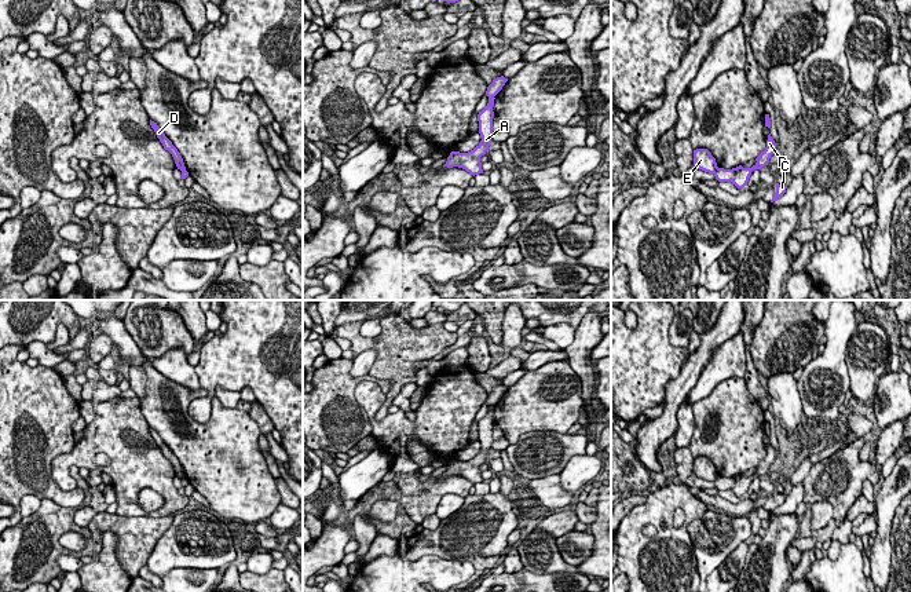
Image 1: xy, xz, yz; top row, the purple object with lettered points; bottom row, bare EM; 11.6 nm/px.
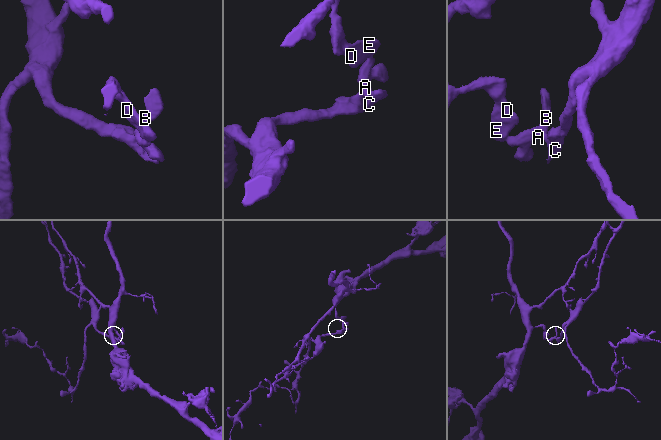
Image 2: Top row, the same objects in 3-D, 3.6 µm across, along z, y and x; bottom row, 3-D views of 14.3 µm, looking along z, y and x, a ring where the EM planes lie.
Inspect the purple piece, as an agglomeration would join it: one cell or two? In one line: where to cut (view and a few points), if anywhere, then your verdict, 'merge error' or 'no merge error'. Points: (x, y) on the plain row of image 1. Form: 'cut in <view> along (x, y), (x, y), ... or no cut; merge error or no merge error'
cut in yz along (717, 475), (713, 481); merge error

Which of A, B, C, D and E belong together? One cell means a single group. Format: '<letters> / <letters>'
A B C / D E

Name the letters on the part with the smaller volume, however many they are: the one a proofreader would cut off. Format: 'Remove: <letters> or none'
Remove: A, B, C

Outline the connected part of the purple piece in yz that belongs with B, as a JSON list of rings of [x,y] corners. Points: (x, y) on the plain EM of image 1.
[[[769,442],[765,458],[755,467],[757,471],[751,476],[743,476],[742,474],[732,478],[717,476],[714,485],[718,490],[732,490],[738,497],[743,497],[754,478],[761,478],[768,474],[775,458],[776,452]]]

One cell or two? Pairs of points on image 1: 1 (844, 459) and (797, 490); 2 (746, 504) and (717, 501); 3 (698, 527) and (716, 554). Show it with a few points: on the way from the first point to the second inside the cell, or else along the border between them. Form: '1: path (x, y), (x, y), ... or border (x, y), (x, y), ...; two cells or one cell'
1: border (801, 482), (802, 500); two cells
2: path (739, 507), (724, 505); one cell
3: path (705, 534), (712, 541), (712, 547); one cell

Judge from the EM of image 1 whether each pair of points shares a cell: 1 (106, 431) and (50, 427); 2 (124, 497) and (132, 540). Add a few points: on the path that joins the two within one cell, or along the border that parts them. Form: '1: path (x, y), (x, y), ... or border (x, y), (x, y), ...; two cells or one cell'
1: border (76, 444), (70, 450), (58, 453), (50, 464); two cells
2: border (116, 512), (160, 518); two cells

